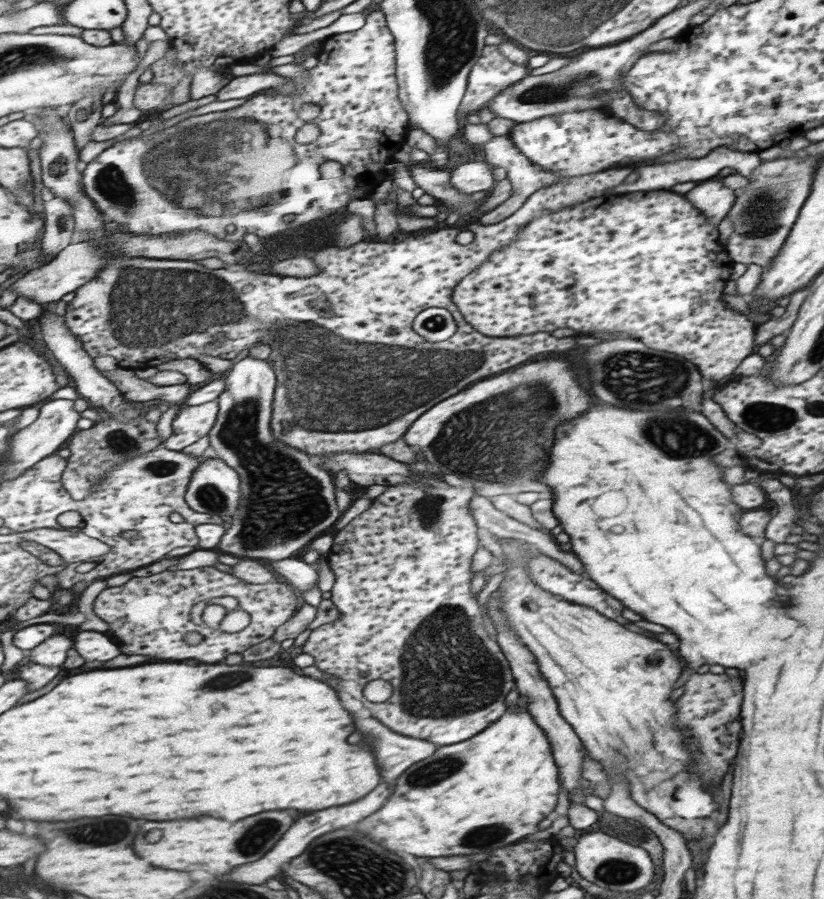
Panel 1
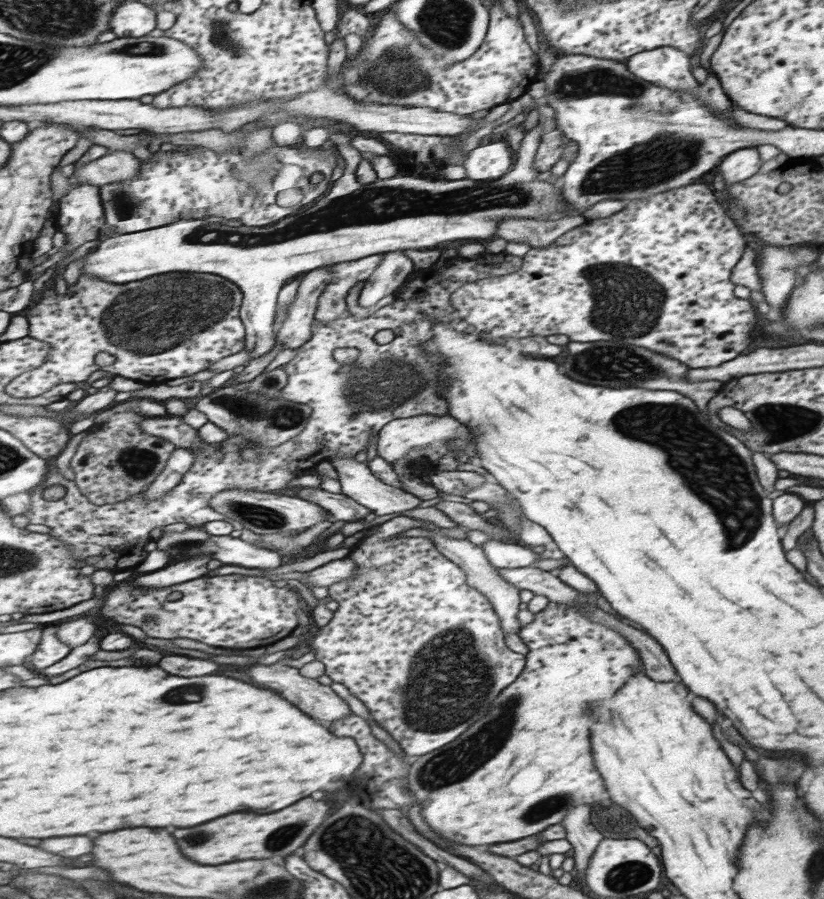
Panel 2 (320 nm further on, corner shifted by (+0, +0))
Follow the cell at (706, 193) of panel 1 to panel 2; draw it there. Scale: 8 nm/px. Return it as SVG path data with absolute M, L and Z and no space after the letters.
M755 147L744 148L741 152L733 152L733 156L725 156L718 166L718 172L725 184L739 183L753 176L761 164Z

